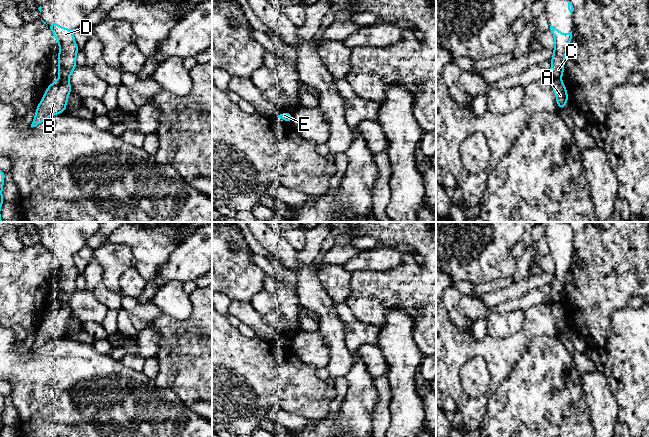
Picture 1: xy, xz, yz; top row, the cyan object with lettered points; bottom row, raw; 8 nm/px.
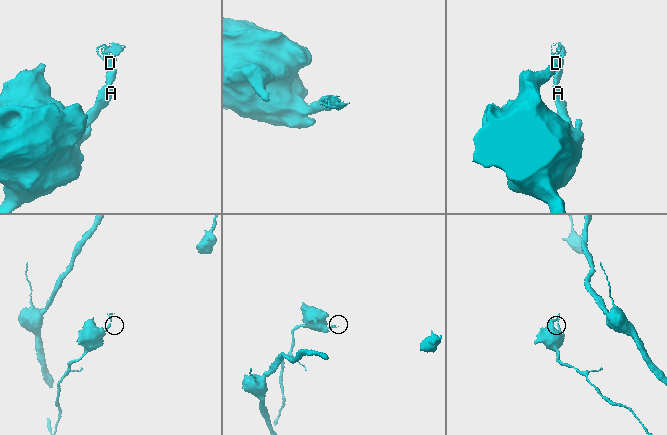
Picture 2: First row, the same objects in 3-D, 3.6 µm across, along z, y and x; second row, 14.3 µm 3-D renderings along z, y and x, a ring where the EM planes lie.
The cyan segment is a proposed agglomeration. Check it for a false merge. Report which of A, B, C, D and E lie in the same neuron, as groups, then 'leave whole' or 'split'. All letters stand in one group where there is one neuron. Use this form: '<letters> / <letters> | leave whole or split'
A B E / C D | split

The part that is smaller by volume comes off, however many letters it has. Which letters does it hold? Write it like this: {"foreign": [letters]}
{"foreign": ["C", "D"]}

